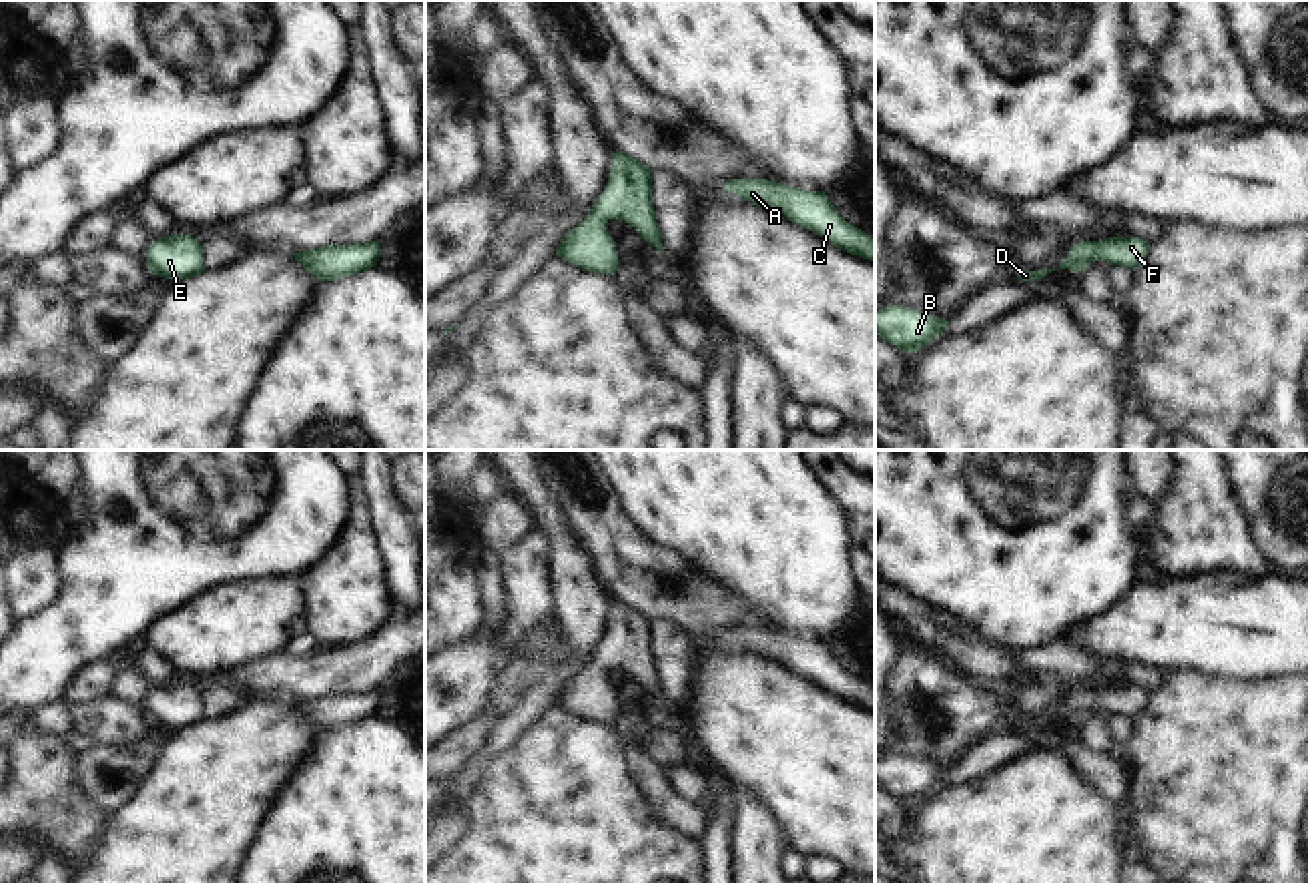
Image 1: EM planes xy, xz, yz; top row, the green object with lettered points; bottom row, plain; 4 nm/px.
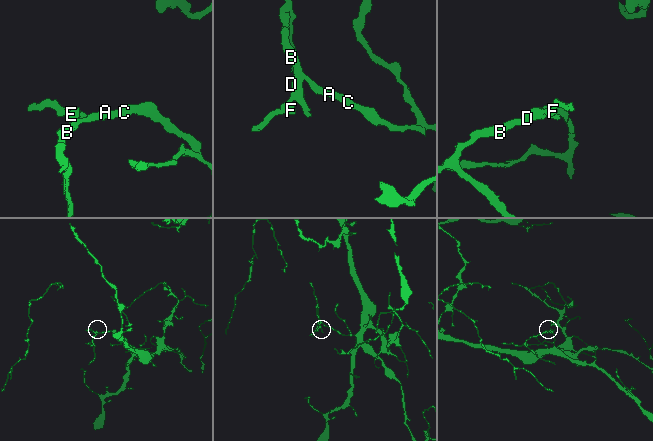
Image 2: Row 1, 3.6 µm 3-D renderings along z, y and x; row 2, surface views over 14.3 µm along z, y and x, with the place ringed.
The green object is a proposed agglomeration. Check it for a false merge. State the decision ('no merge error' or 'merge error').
no merge error

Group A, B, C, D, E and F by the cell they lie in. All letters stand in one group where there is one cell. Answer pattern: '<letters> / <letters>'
A B C D E F

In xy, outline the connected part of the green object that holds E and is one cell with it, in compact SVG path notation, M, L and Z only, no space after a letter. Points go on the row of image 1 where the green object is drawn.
M185 233L156 237L146 249L146 267L177 285L205 271L203 245Z

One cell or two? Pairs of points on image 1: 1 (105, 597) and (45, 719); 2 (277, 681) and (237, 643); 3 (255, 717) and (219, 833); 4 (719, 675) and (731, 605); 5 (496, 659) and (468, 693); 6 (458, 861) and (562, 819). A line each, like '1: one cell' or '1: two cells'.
1: two cells
2: two cells
3: one cell
4: two cells
5: one cell
6: one cell

